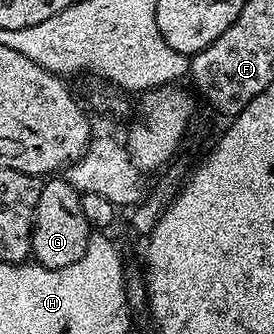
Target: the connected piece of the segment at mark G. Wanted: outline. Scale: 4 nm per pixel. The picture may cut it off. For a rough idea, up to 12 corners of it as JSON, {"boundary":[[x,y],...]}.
{"boundary":[[57,175],[35,207],[32,260],[67,267],[90,236],[81,194]]}

